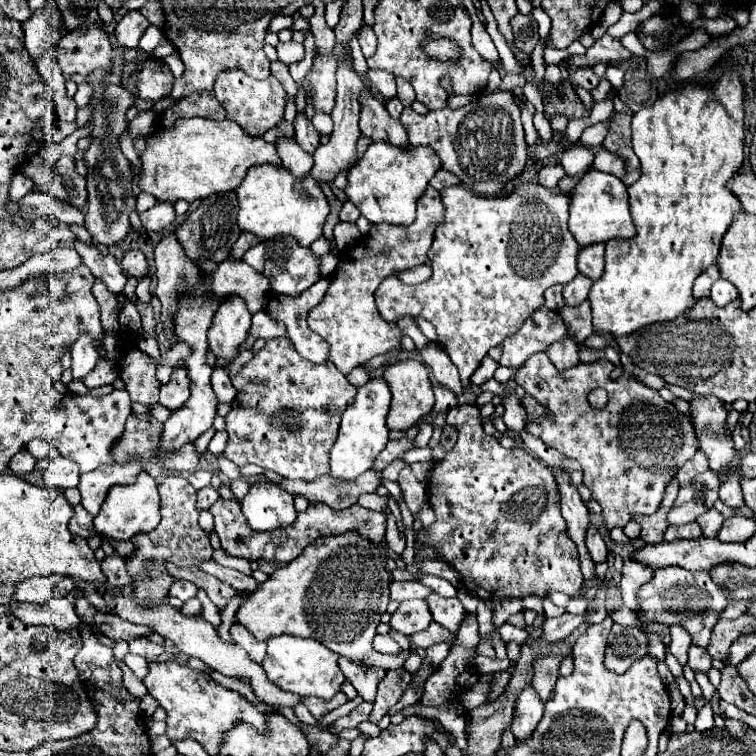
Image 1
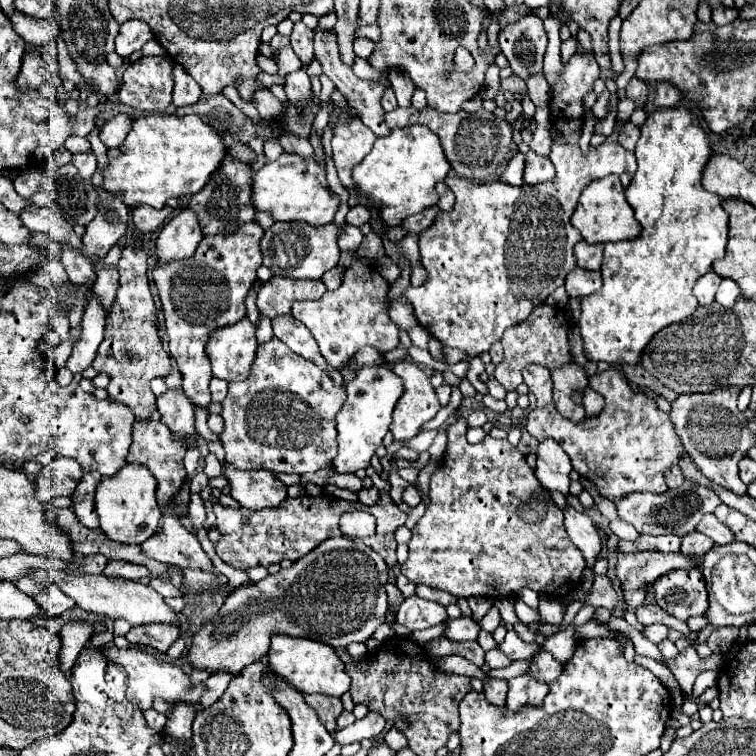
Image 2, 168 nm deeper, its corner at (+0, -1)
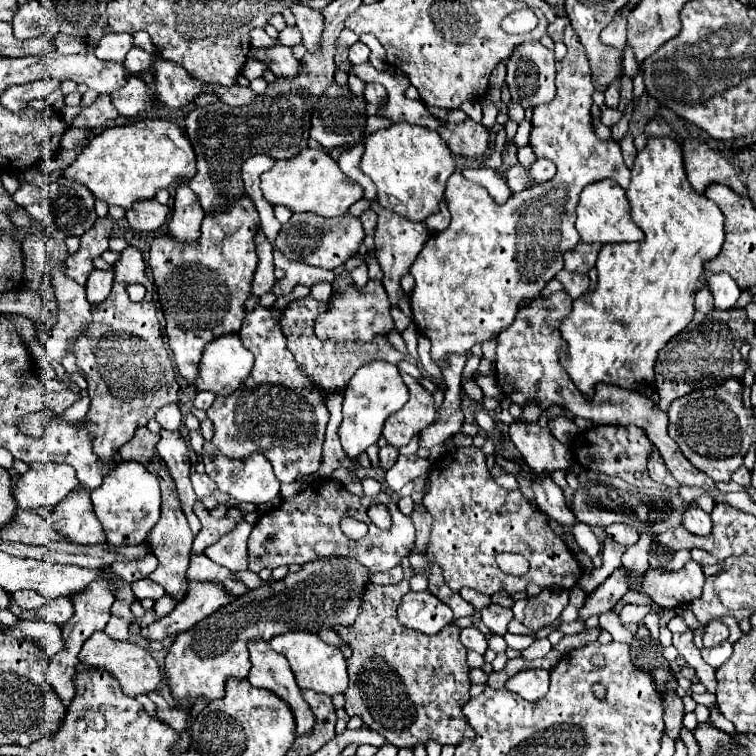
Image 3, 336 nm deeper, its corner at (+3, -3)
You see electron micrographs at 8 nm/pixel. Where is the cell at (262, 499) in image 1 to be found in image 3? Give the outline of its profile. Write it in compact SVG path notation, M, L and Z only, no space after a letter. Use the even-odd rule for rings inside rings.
M206 441L202 451L202 461L206 465L206 475L210 475L210 479L218 485L222 493L234 497L236 501L264 505L280 493L280 481L274 477L272 465L270 461L266 461L266 457L262 457L262 453L256 453L246 461L230 461L228 457L222 457L222 453L210 441Z

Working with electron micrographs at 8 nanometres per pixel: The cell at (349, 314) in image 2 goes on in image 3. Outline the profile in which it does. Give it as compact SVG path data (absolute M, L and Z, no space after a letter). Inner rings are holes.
M349 258L344 264L344 273L338 275L338 279L332 283L332 297L328 299L328 309L314 319L314 333L318 333L318 337L332 339L336 343L372 341L376 335L386 337L394 329L384 285L370 279L364 287L358 287L350 277L350 271L363 262L362 258Z

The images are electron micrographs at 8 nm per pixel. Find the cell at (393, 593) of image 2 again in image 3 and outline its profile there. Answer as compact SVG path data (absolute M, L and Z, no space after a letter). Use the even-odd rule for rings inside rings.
M406 579L396 585L384 587L370 583L370 589L366 589L366 605L362 605L362 613L358 615L354 629L342 631L344 641L352 649L352 657L346 661L350 685L344 693L344 709L350 717L362 717L366 727L378 731L382 737L386 737L388 743L396 747L414 749L418 743L426 745L426 741L430 739L438 741L440 745L456 745L462 737L470 735L470 725L466 725L466 719L462 717L462 705L470 699L472 685L470 667L466 663L466 647L458 639L460 627L448 625L446 629L442 629L442 633L424 635L398 625L396 607L408 591L410 585Z

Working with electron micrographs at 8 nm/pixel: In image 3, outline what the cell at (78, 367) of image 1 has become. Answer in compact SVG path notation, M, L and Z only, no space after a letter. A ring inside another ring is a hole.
M94 269L88 277L88 283L86 283L86 299L92 307L100 305L106 301L110 289L112 289L112 271L98 271Z

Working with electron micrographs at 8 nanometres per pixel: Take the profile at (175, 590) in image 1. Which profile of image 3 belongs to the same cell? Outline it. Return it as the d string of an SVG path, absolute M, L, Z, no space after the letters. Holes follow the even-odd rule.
M142 579L142 581L136 581L132 583L132 591L134 591L134 597L138 597L140 601L142 599L160 599L166 595L166 591L162 589L162 585L154 583L152 579Z

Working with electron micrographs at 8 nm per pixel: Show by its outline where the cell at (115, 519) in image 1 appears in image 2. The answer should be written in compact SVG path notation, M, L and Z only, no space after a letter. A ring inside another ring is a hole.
M125 465L117 475L103 479L97 487L95 495L95 511L101 521L101 531L117 541L127 545L141 545L149 535L159 531L161 525L161 511L155 499L157 481L153 479L153 473L147 467L137 465Z

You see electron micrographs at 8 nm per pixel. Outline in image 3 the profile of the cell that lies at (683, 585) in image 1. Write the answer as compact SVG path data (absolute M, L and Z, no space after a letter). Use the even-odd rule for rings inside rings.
M688 561L678 571L662 573L658 569L648 569L644 575L642 591L648 593L658 607L676 609L688 605L702 597L704 573L696 561Z

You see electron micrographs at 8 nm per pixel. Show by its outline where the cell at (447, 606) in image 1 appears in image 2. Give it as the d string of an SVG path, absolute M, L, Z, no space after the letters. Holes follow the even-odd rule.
M461 617L461 619L453 619L447 625L447 639L453 641L477 641L479 637L479 623L475 623L471 617Z

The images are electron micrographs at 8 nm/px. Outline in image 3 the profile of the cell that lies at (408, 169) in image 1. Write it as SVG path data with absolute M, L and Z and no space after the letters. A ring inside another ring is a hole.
M394 123L392 127L370 135L360 161L362 173L368 175L378 189L378 203L410 221L424 221L438 211L438 203L444 197L446 181L454 173L454 167L454 157L440 135L410 123Z

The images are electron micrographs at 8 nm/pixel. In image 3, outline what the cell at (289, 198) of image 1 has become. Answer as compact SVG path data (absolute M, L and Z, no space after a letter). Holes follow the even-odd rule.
M304 149L302 153L298 153L298 157L276 161L270 171L260 175L260 181L264 199L272 205L284 205L292 213L312 211L322 217L340 217L364 195L362 187L346 177L326 151L318 149Z

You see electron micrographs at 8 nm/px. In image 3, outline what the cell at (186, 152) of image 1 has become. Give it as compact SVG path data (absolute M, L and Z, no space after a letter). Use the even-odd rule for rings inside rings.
M140 119L124 127L104 129L64 171L64 177L86 185L96 199L120 205L126 211L130 211L136 201L154 199L156 191L178 181L190 181L194 175L194 147L184 129L168 119Z

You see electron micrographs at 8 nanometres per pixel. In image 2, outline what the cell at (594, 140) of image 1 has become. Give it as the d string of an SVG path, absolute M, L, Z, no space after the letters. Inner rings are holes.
M623 99L623 101L619 101L619 115L617 115L617 125L623 125L623 123L627 123L629 121L629 117L631 117L631 113L637 109L637 105L635 105L635 101L631 101L631 99Z

